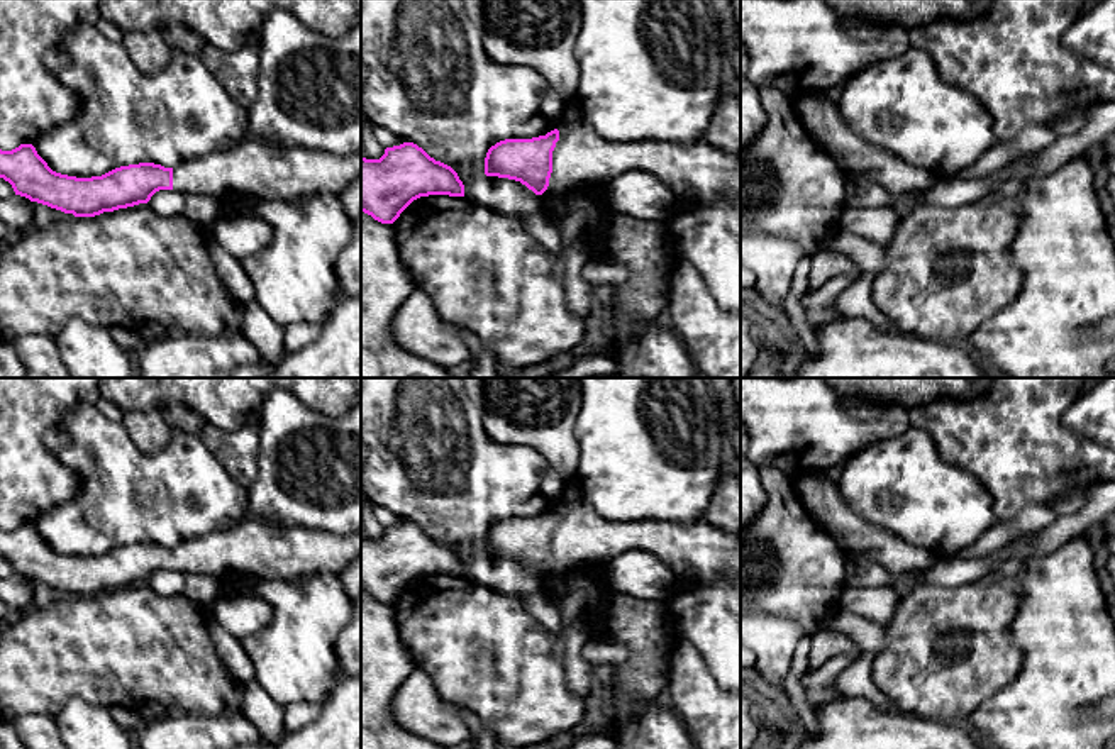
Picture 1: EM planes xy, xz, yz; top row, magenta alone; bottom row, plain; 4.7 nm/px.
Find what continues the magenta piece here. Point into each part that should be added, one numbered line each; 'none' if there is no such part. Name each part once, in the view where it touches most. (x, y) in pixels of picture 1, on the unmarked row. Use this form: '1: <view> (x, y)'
1: xz (700, 551)

